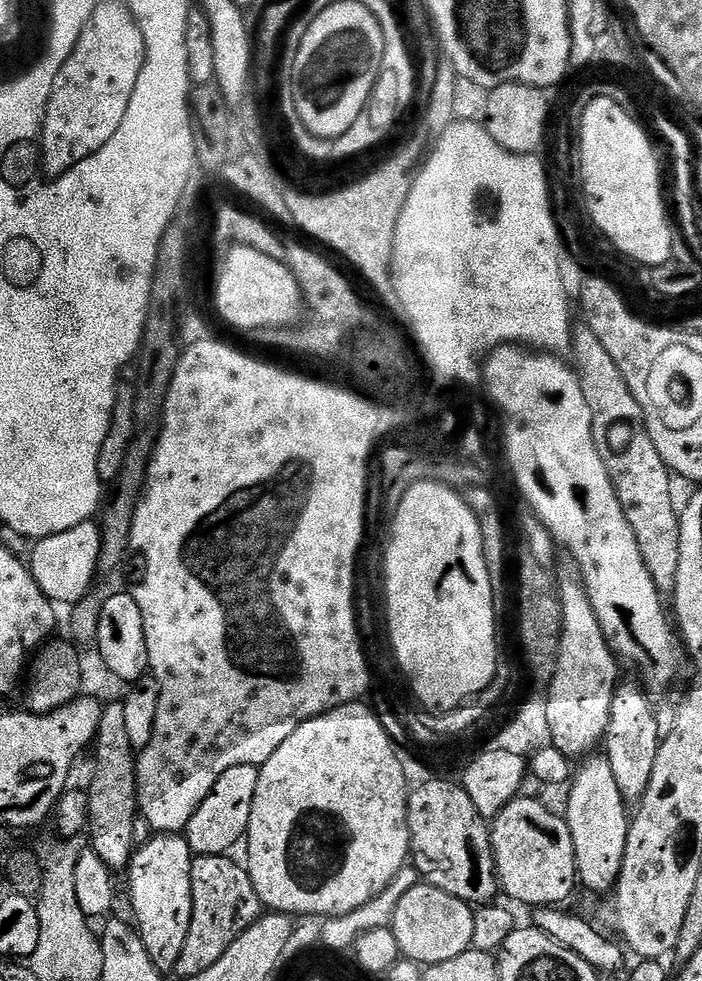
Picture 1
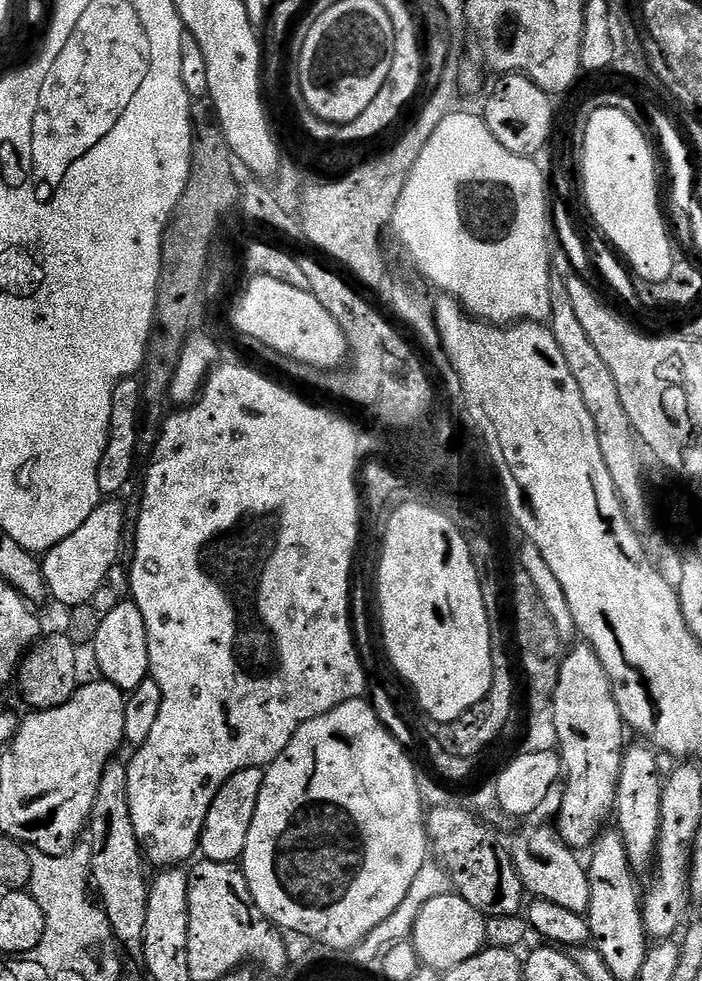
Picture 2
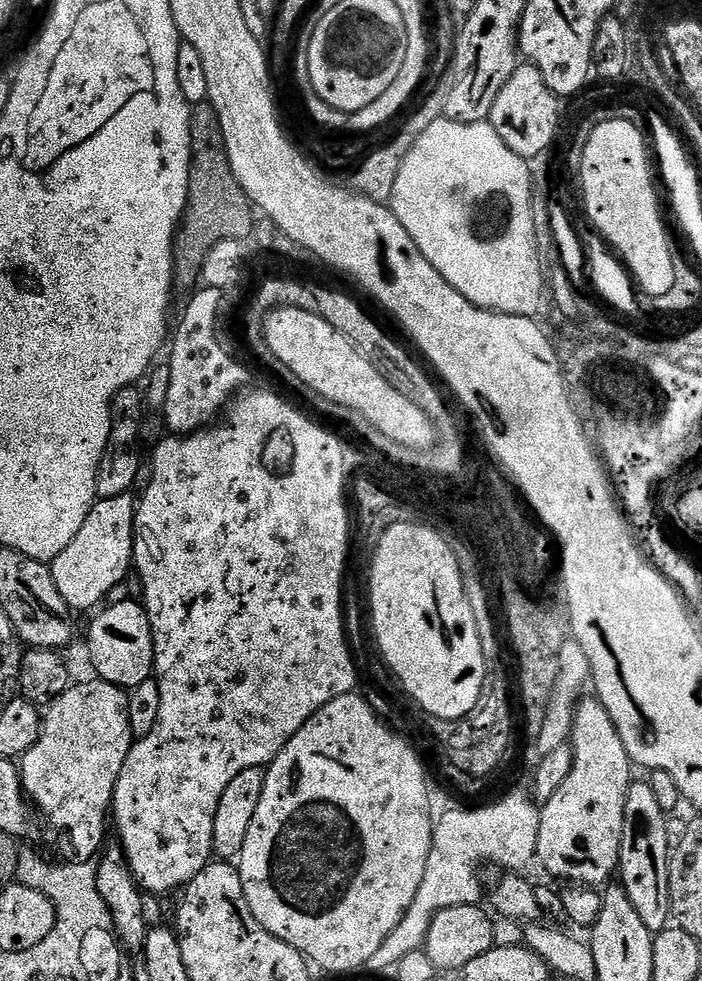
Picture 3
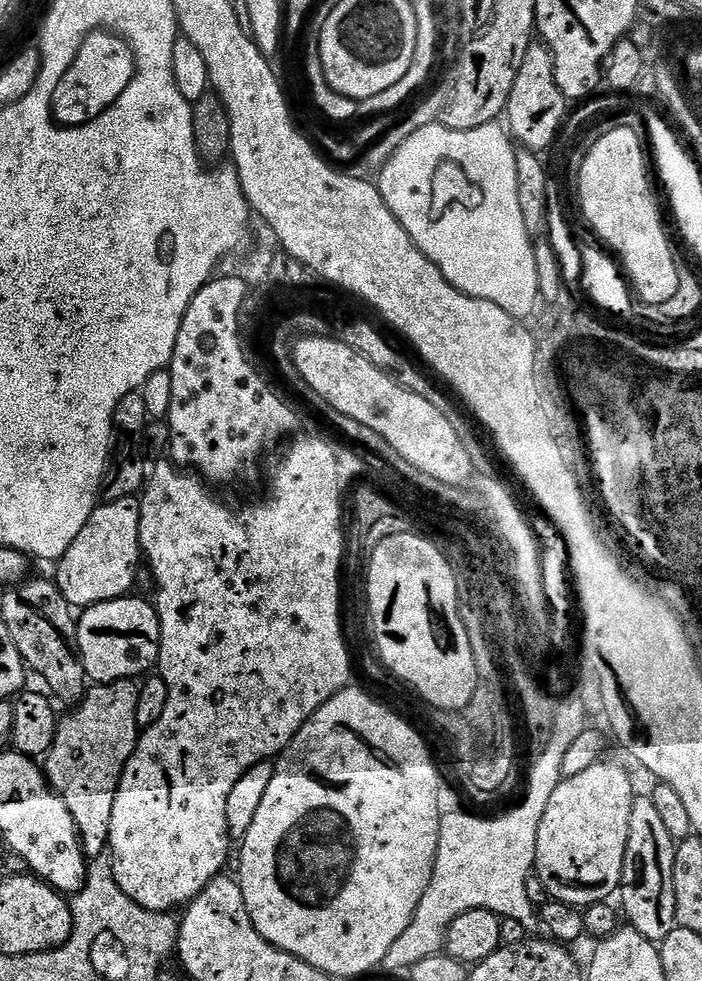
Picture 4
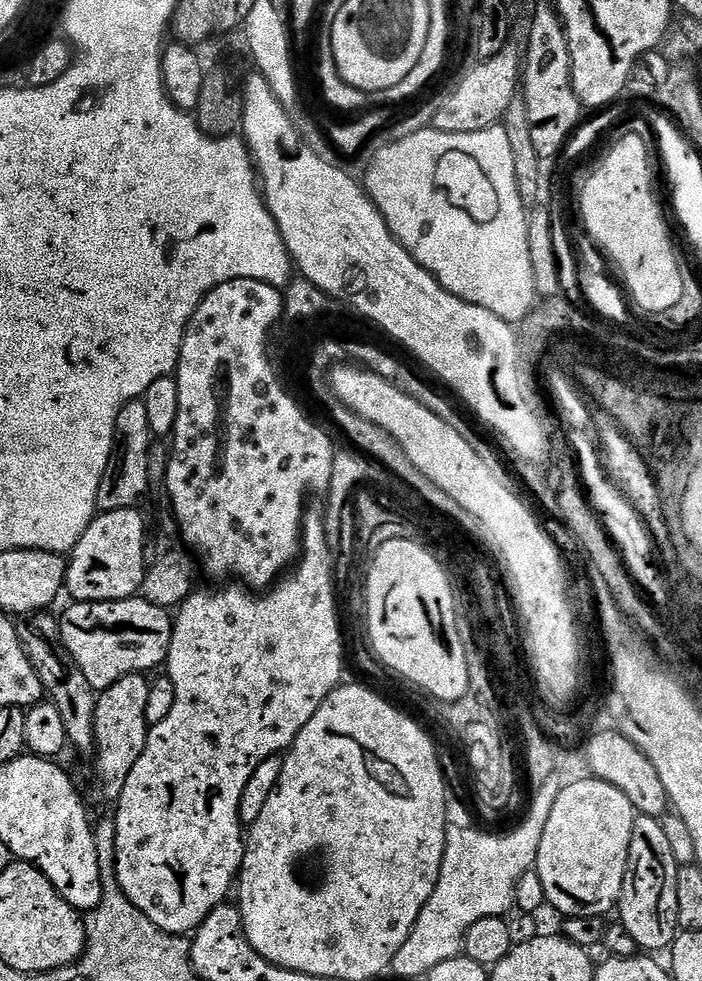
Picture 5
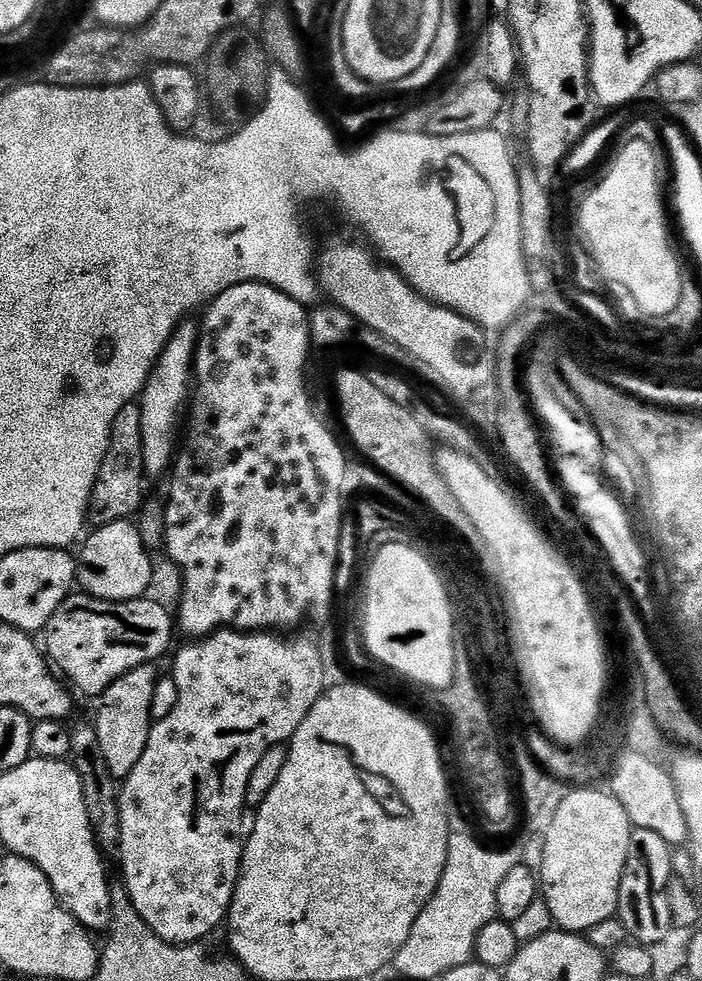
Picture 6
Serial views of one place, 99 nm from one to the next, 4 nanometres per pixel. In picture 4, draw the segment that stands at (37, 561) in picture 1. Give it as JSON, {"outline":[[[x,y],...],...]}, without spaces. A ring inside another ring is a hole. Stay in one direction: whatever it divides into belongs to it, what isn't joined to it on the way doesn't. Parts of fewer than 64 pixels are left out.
{"outline":[[[127,496],[126,498],[97,503],[95,510],[90,514],[90,522],[86,522],[86,526],[82,526],[82,530],[78,533],[78,538],[74,538],[70,550],[66,550],[66,554],[60,557],[55,565],[55,568],[57,568],[54,583],[60,589],[60,593],[64,595],[64,600],[69,606],[76,610],[83,610],[91,606],[91,604],[101,604],[107,600],[116,600],[120,596],[129,595],[133,591],[132,583],[136,580],[136,567],[139,564],[142,564],[142,553],[140,551],[140,502],[136,496]]]}

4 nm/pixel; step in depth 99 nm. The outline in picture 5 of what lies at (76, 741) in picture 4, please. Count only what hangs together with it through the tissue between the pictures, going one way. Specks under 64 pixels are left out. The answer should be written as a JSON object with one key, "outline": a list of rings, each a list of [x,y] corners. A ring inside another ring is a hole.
{"outline":[[[135,672],[114,686],[103,689],[96,702],[96,776],[104,787],[104,792],[111,798],[119,797],[122,786],[126,786],[126,778],[130,778],[130,770],[134,770],[134,762],[142,758],[142,750],[146,746],[146,738],[150,725],[146,722],[146,701],[150,698],[150,680],[147,675]]]}

